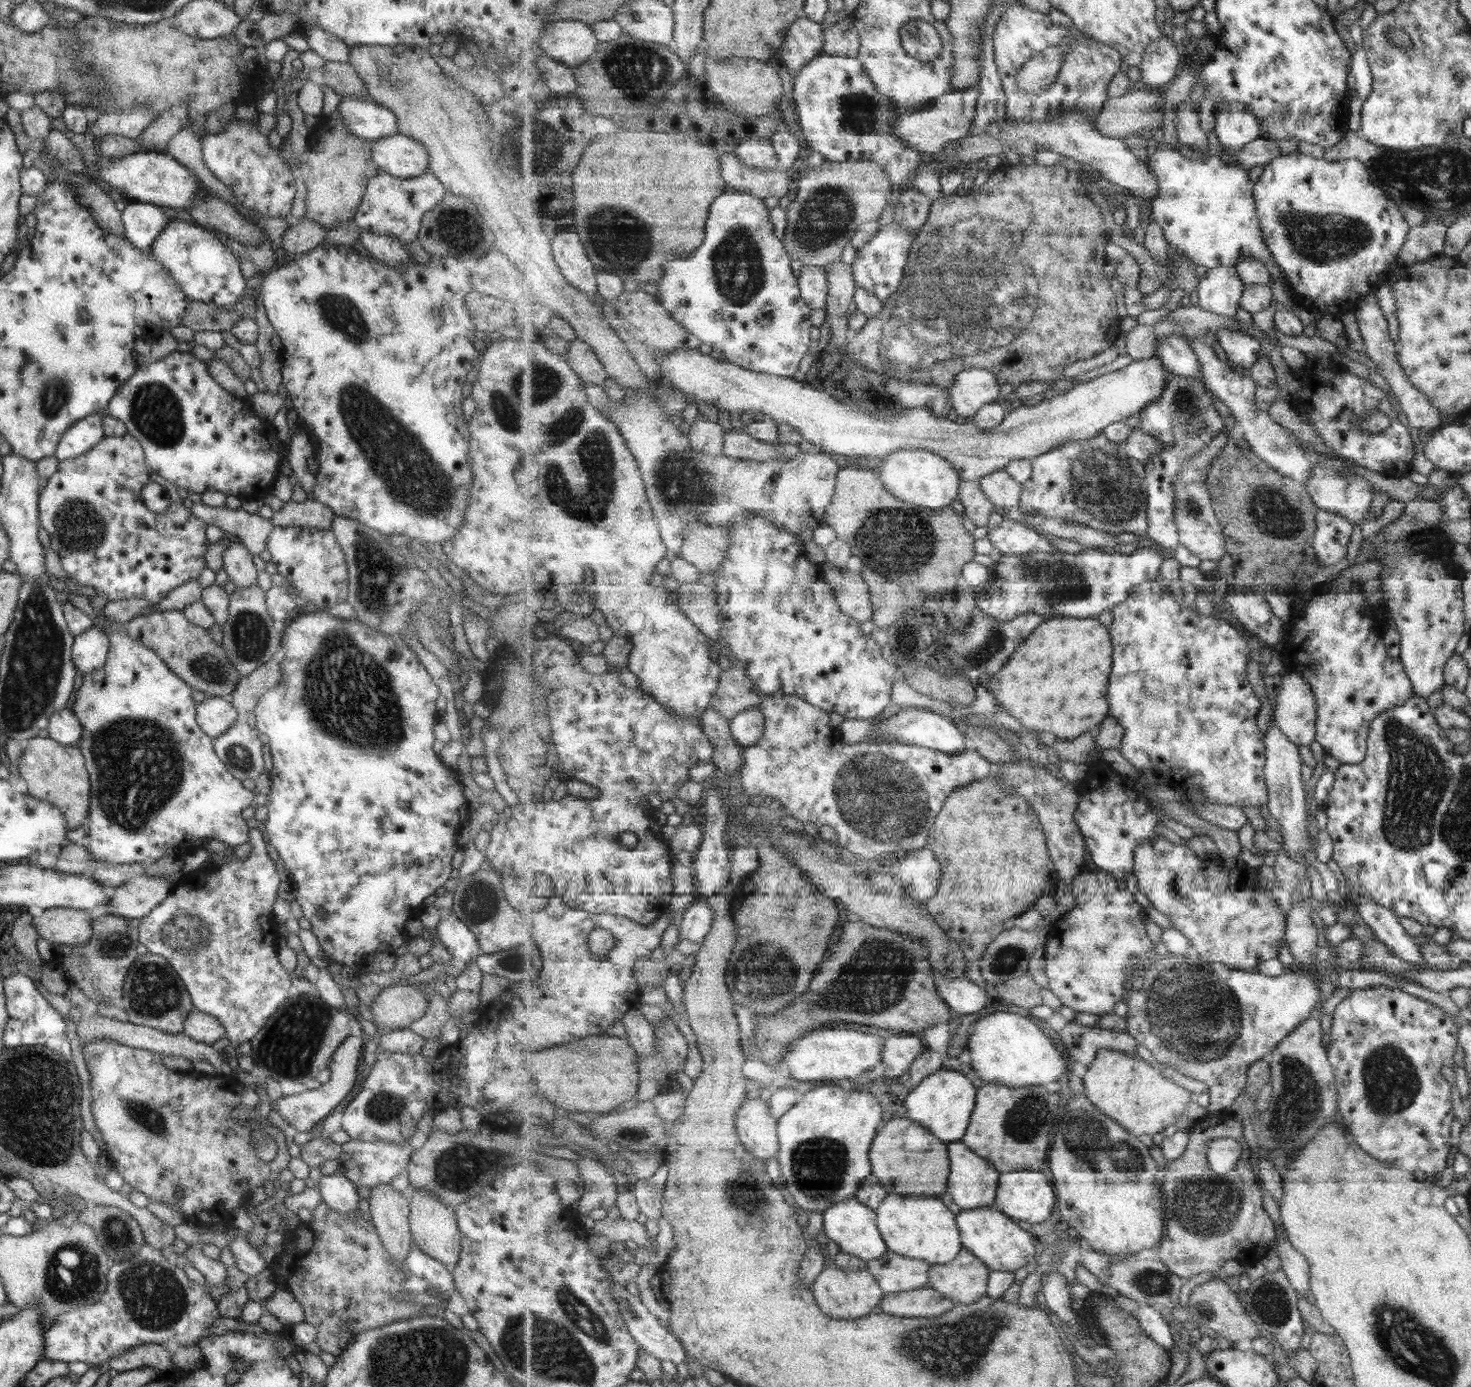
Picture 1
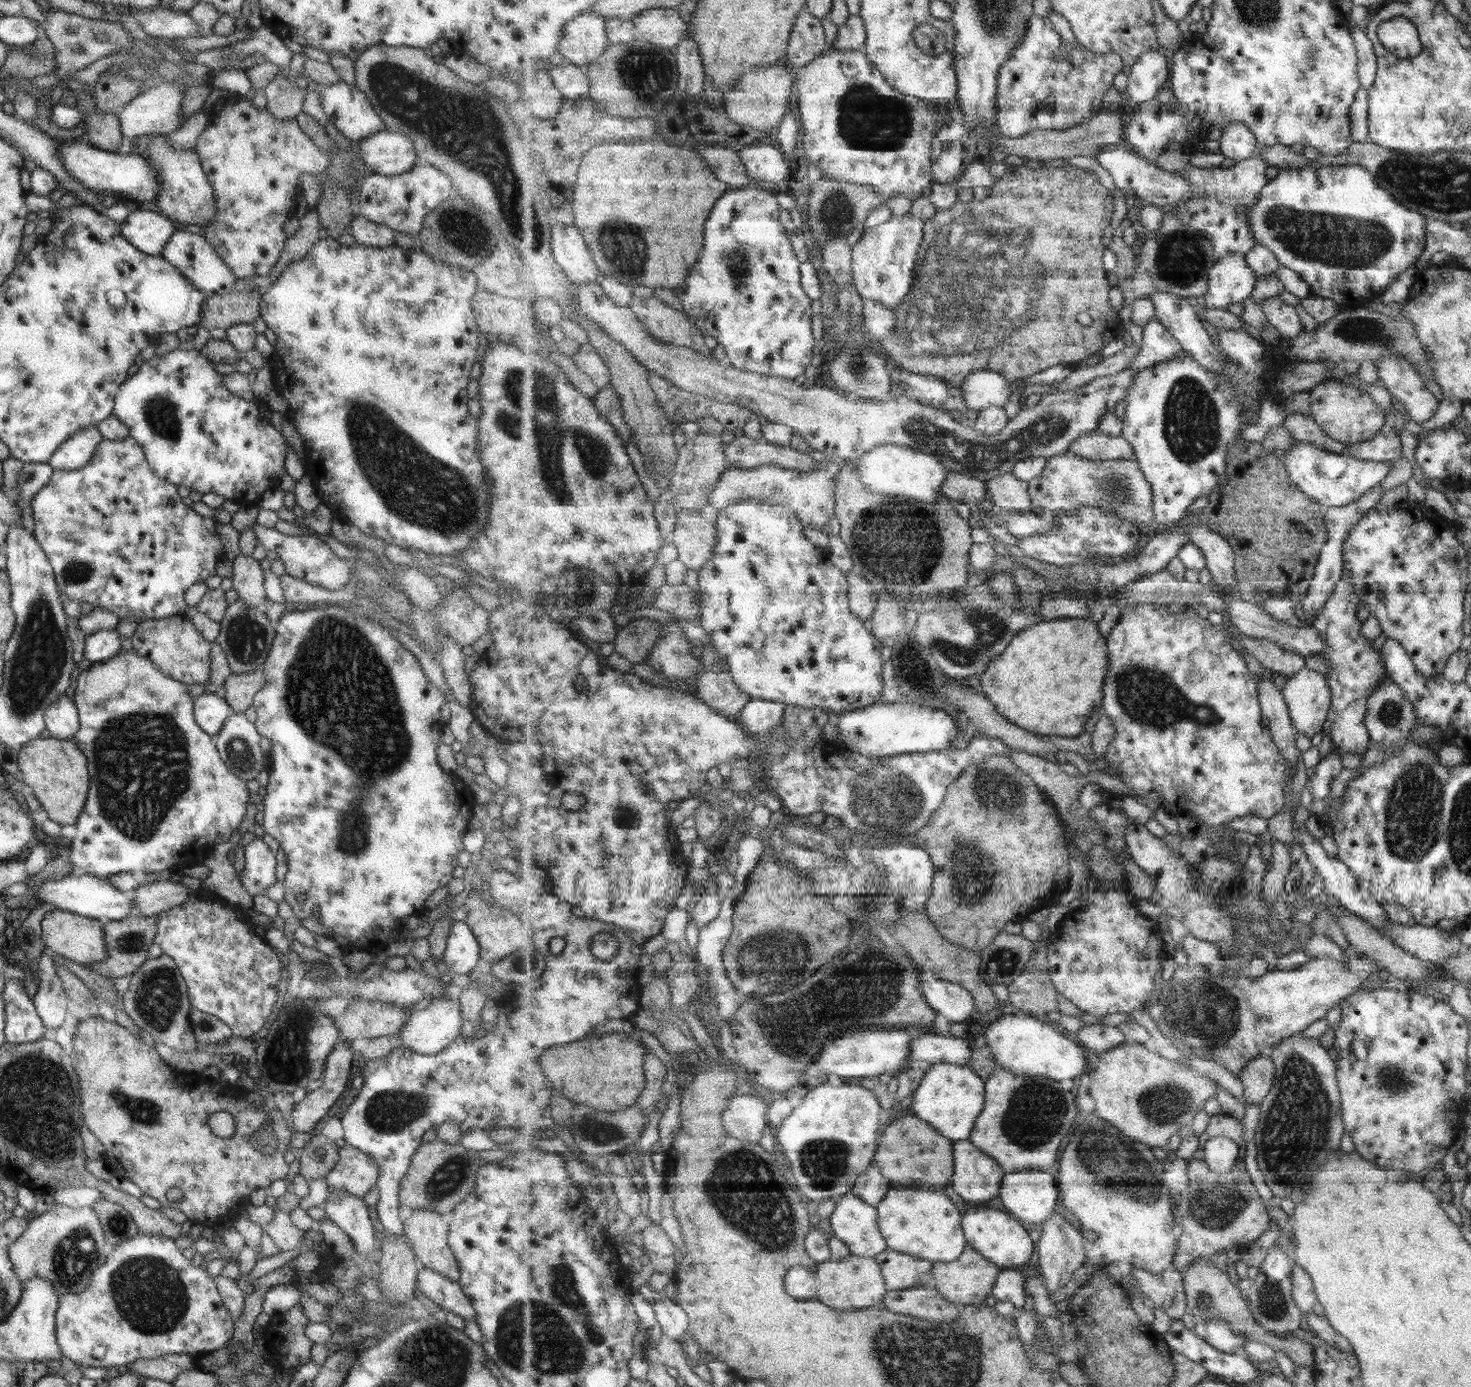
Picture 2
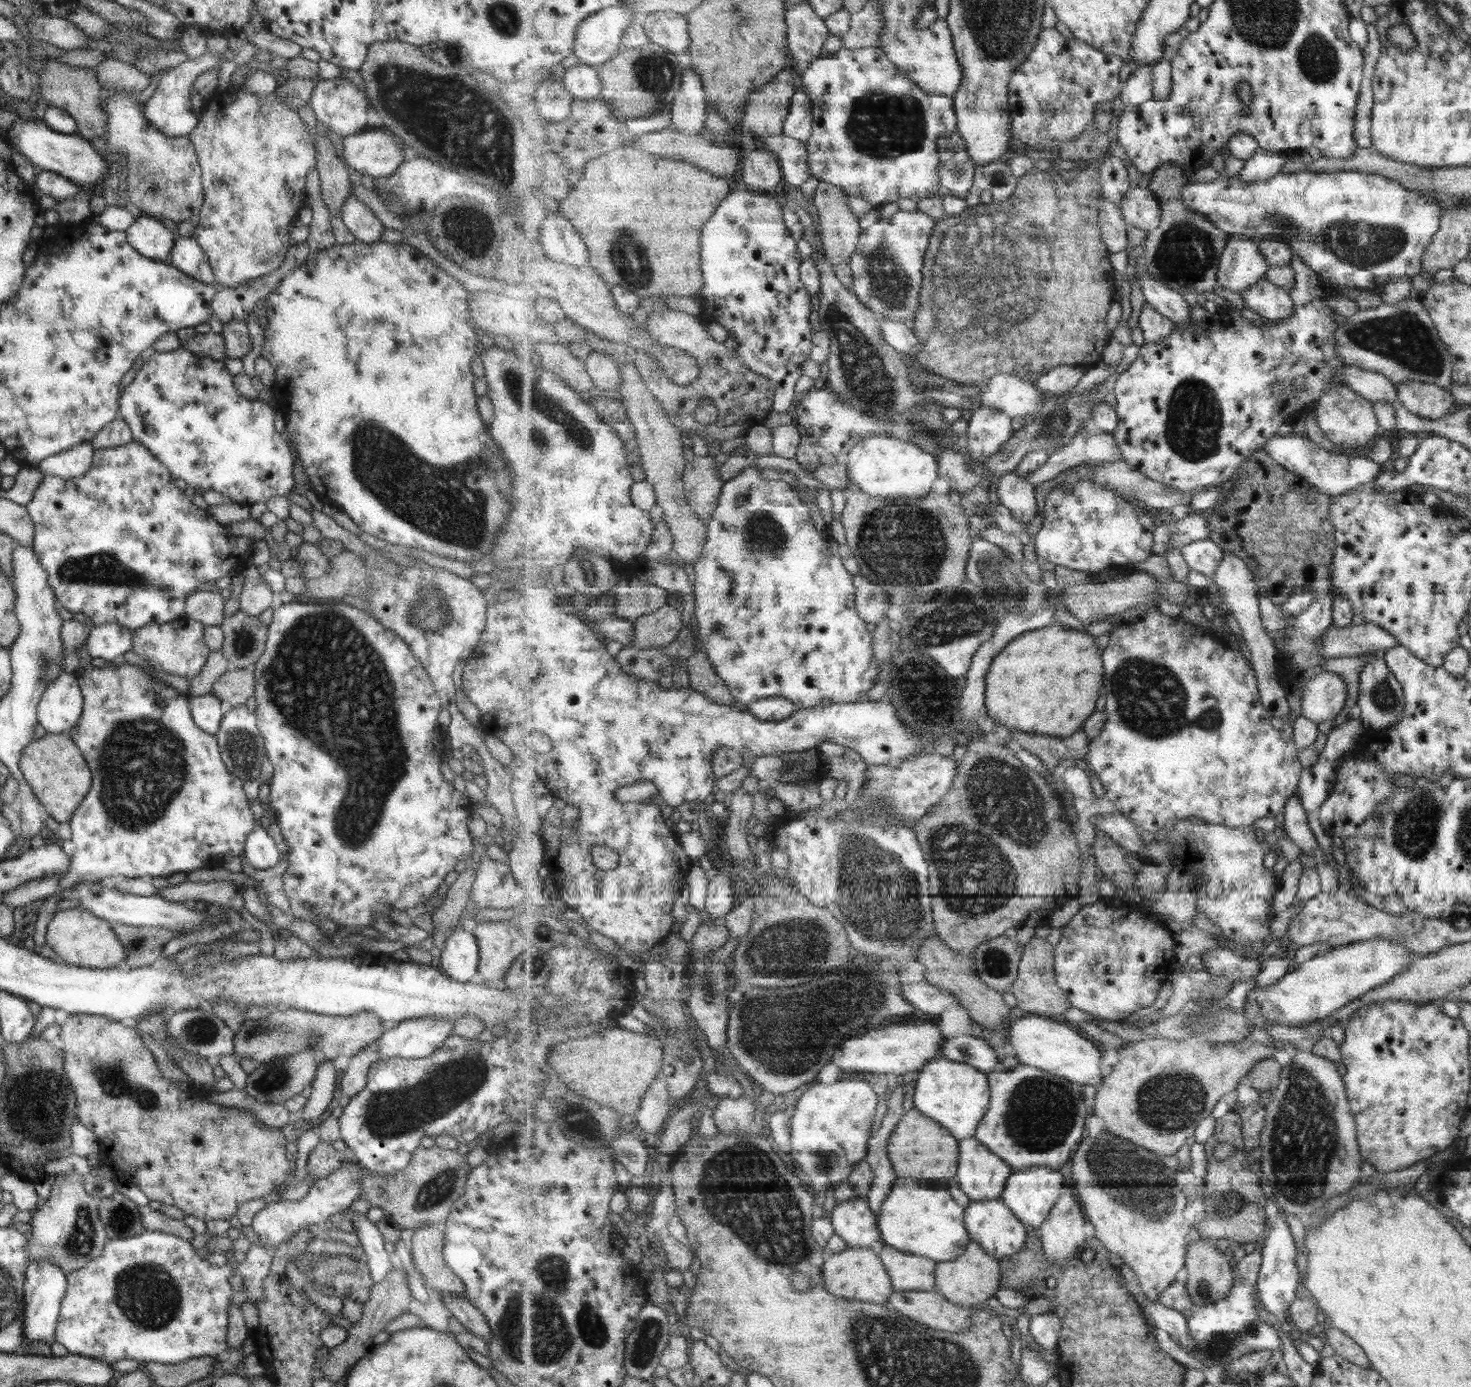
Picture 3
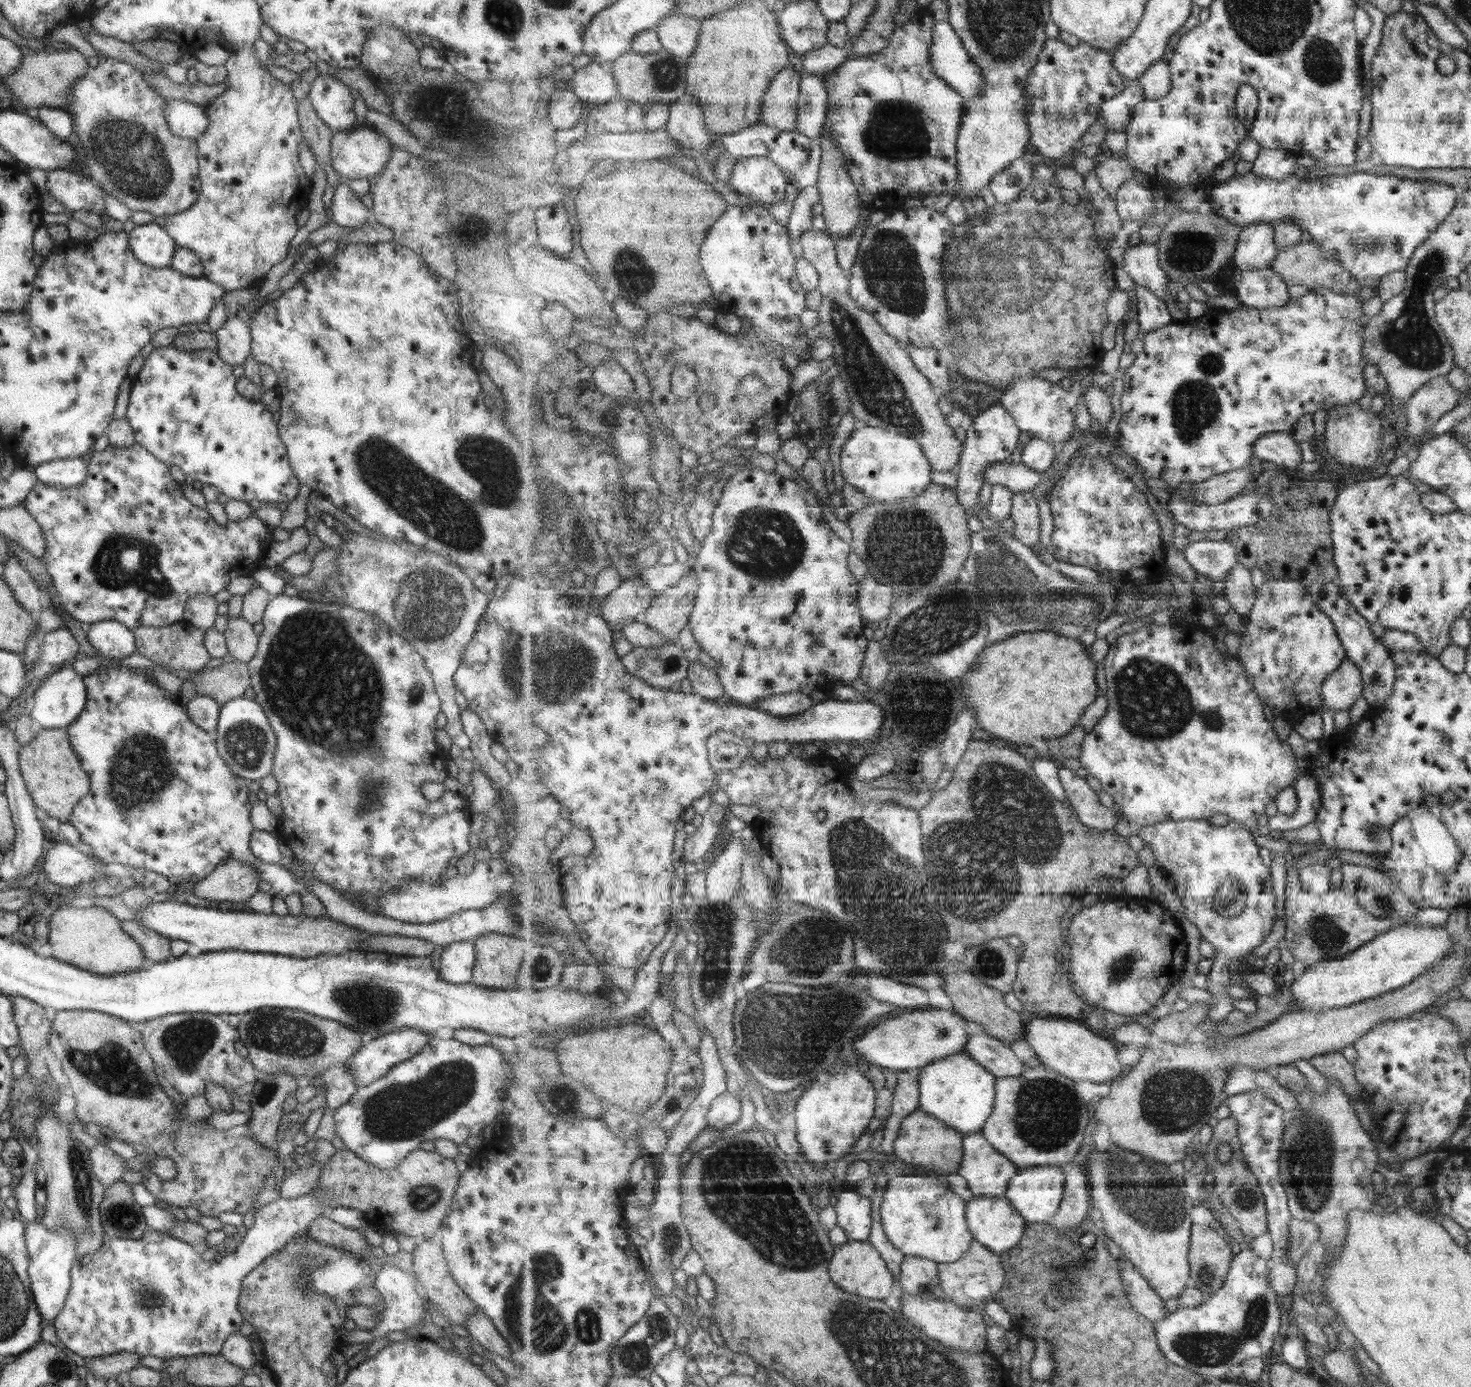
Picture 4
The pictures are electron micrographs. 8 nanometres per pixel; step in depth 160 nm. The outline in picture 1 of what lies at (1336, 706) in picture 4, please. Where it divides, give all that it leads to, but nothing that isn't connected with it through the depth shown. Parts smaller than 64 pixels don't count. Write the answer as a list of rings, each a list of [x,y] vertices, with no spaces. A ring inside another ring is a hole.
[[[1283,671],[1282,686],[1278,694],[1278,706],[1274,722],[1291,742],[1313,744],[1316,738],[1316,699],[1313,689],[1297,671]]]

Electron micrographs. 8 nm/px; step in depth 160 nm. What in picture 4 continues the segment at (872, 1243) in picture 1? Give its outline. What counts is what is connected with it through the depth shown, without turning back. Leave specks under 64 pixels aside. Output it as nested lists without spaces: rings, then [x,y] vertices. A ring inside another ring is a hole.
[[[840,1189],[835,1205],[838,1226],[853,1241],[868,1241],[873,1232],[872,1199],[853,1190]]]

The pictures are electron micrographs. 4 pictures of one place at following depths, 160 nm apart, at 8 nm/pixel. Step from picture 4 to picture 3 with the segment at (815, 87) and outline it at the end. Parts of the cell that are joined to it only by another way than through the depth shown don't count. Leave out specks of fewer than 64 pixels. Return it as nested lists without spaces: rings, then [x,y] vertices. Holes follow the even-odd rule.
[[[802,86],[792,96],[792,108],[785,122],[784,134],[799,141],[809,141],[813,134],[812,100]]]

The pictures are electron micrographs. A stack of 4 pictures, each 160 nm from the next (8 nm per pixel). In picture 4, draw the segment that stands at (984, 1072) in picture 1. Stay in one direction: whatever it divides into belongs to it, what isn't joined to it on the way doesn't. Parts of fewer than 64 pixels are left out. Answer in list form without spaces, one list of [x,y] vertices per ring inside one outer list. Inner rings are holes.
[[[1045,1015],[1028,1017],[1025,1025],[1024,1039],[1047,1068],[1073,1081],[1111,1083],[1123,1078],[1123,1066],[1117,1058],[1119,1047],[1110,1035],[1095,1036],[1095,1029],[1087,1028],[1087,1024],[1081,1026],[1065,1020],[1045,1020]]]

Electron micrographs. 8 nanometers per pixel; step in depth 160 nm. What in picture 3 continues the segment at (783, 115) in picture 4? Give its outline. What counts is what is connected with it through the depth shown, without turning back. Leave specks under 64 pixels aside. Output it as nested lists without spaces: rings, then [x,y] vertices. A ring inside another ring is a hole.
[[[790,68],[783,69],[771,82],[750,94],[741,126],[747,126],[759,137],[784,133],[785,122],[792,108],[792,96],[799,87],[798,74]]]

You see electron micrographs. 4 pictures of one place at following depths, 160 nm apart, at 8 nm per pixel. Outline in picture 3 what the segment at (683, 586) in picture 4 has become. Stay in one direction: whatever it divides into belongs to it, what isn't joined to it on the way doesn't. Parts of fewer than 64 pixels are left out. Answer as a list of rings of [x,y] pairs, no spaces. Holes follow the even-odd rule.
[[[669,598],[663,608],[637,619],[634,624],[637,638],[633,640],[633,647],[653,649],[671,645],[685,627],[683,614],[675,606],[675,600]]]

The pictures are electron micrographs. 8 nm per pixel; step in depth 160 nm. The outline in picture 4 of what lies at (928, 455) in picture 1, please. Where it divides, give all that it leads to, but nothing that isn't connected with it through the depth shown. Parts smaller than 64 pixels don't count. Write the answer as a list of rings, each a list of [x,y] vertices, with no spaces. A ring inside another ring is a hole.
[[[866,424],[862,428],[853,429],[841,449],[840,458],[845,482],[855,486],[861,494],[882,503],[915,498],[932,484],[932,464],[921,443],[915,438],[885,428]]]

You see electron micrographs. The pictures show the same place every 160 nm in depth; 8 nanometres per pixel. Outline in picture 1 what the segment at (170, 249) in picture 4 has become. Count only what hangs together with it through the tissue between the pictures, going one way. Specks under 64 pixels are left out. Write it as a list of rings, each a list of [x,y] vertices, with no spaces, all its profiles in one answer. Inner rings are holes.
[[[128,202],[120,212],[124,228],[124,241],[133,248],[148,252],[153,239],[170,218],[161,211],[161,207],[143,202]]]

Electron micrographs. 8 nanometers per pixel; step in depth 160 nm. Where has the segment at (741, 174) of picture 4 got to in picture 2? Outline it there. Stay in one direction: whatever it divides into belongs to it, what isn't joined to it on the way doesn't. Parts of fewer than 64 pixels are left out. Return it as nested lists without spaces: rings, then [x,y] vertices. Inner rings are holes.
[[[763,142],[739,151],[738,154],[754,180],[774,189],[784,187],[793,165],[783,151]]]

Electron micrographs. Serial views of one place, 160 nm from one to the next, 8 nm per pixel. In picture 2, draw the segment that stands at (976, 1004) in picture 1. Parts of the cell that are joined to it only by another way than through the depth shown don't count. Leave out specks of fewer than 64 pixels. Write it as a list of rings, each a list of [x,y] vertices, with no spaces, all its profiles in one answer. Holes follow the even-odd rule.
[[[927,975],[922,979],[922,989],[938,1014],[953,1022],[965,1022],[977,1010],[972,992],[959,983]]]

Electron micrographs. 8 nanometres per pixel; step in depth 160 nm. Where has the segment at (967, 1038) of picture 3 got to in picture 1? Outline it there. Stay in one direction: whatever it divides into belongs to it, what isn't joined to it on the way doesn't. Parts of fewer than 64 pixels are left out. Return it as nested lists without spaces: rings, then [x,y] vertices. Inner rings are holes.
[[[893,1033],[883,1040],[882,1074],[898,1078],[907,1070],[910,1071],[916,1056],[927,1047],[926,1040],[920,1034]]]

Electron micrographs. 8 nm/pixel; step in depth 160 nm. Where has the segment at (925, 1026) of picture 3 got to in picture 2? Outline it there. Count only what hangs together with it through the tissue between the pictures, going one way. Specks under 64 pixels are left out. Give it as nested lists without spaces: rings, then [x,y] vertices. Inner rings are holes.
[[[897,1028],[897,1030],[869,1030],[869,1032],[861,1032],[861,1034],[849,1034],[849,1036],[843,1036],[843,1038],[835,1038],[831,1042],[823,1044],[823,1052],[821,1052],[821,1056],[816,1058],[814,1069],[812,1070],[825,1070],[825,1074],[837,1074],[837,1076],[843,1076],[843,1078],[879,1076],[879,1074],[885,1072],[892,1074],[905,1064],[905,1060],[911,1054],[912,1040],[917,1037],[919,1035],[913,1037],[911,1033],[909,1034]]]

